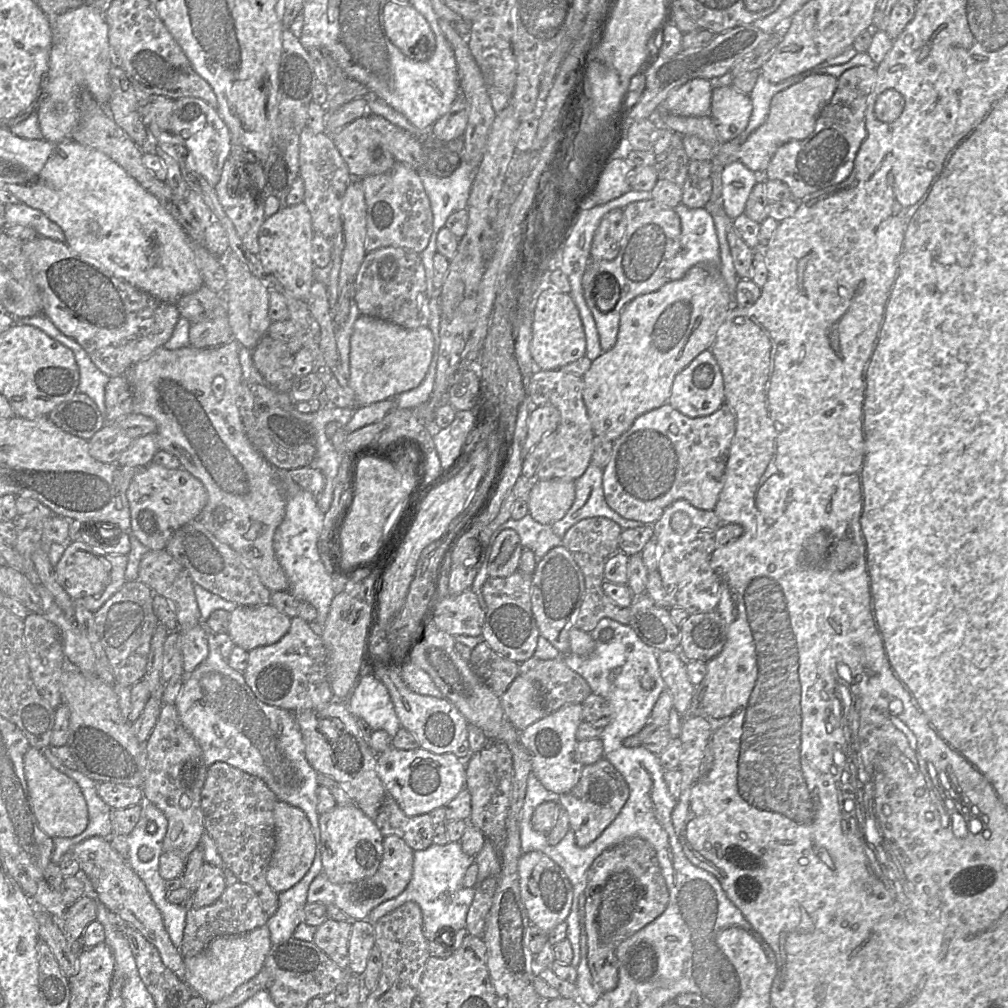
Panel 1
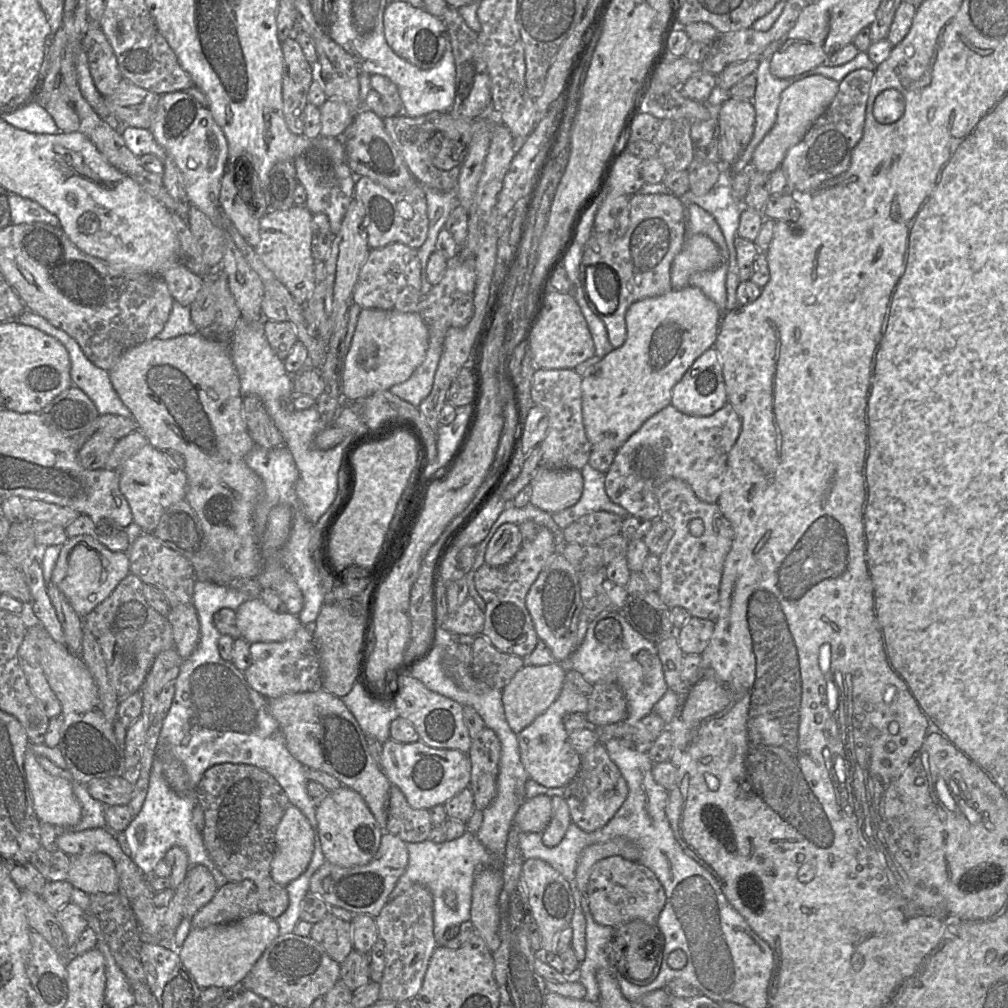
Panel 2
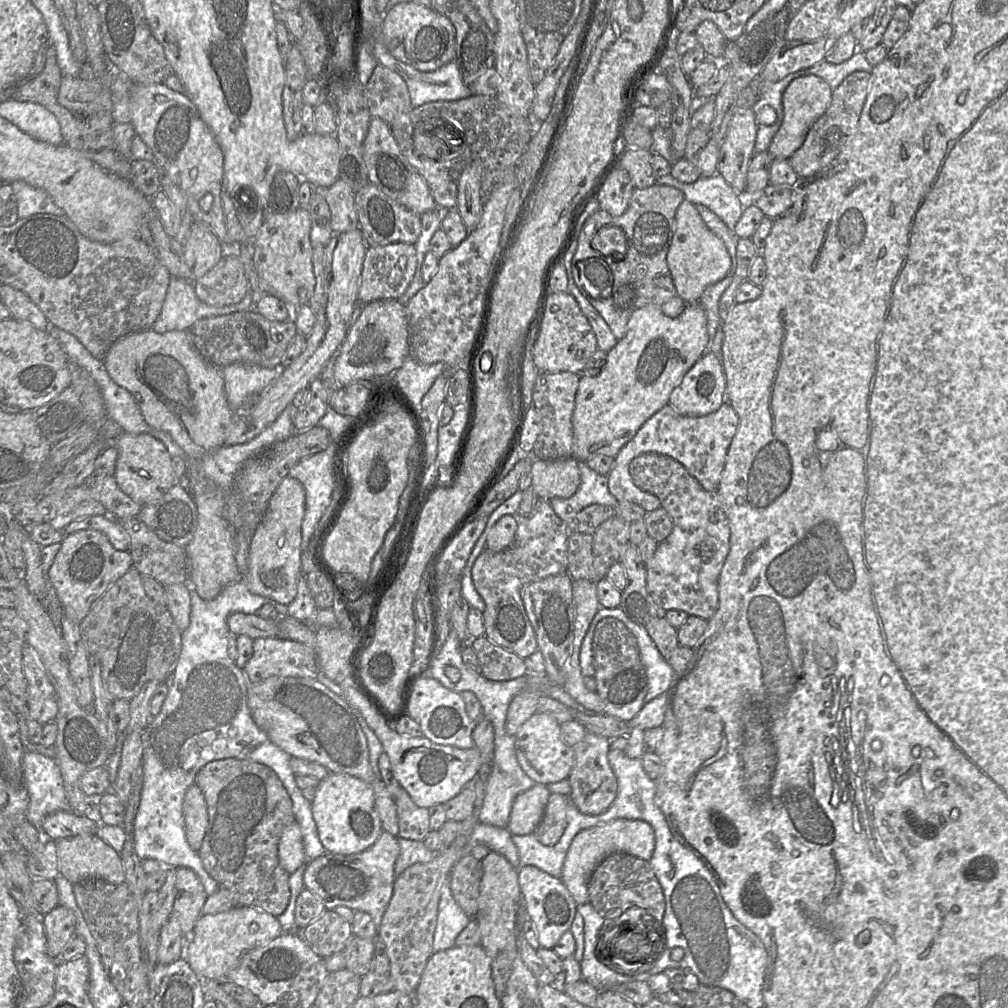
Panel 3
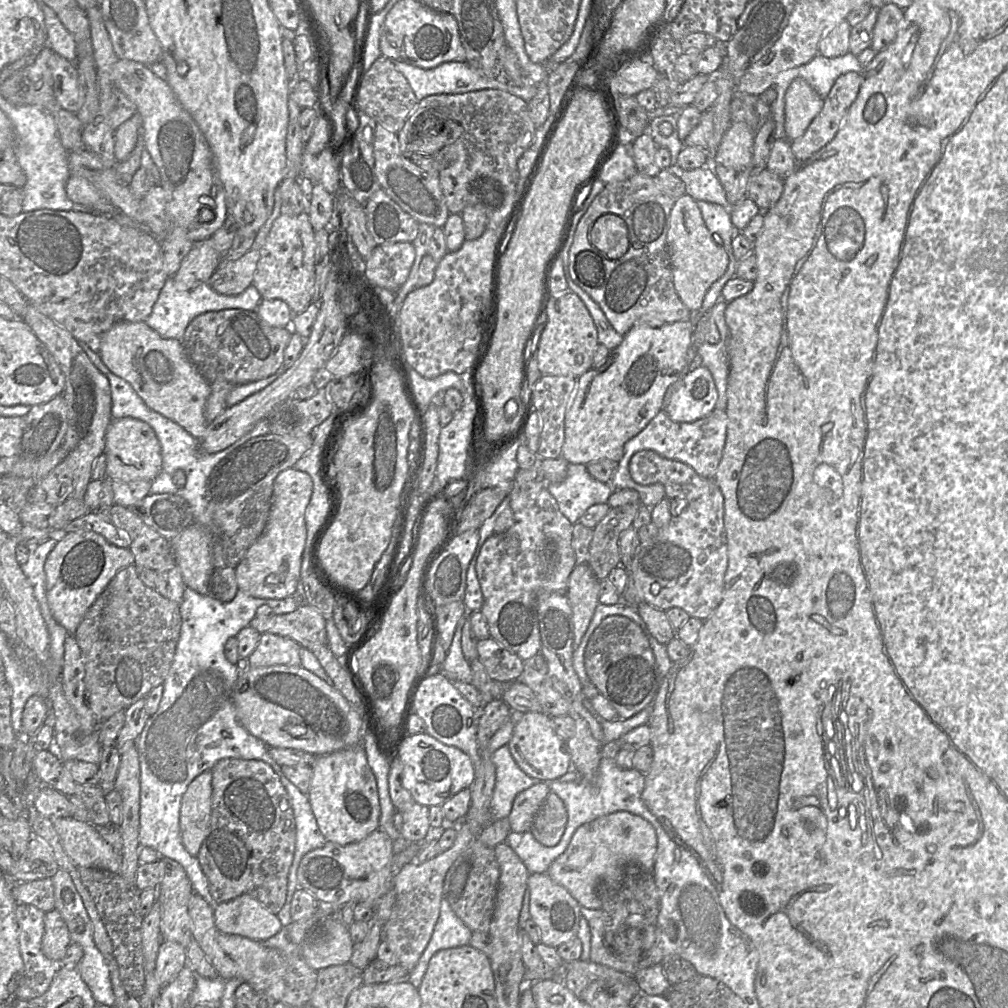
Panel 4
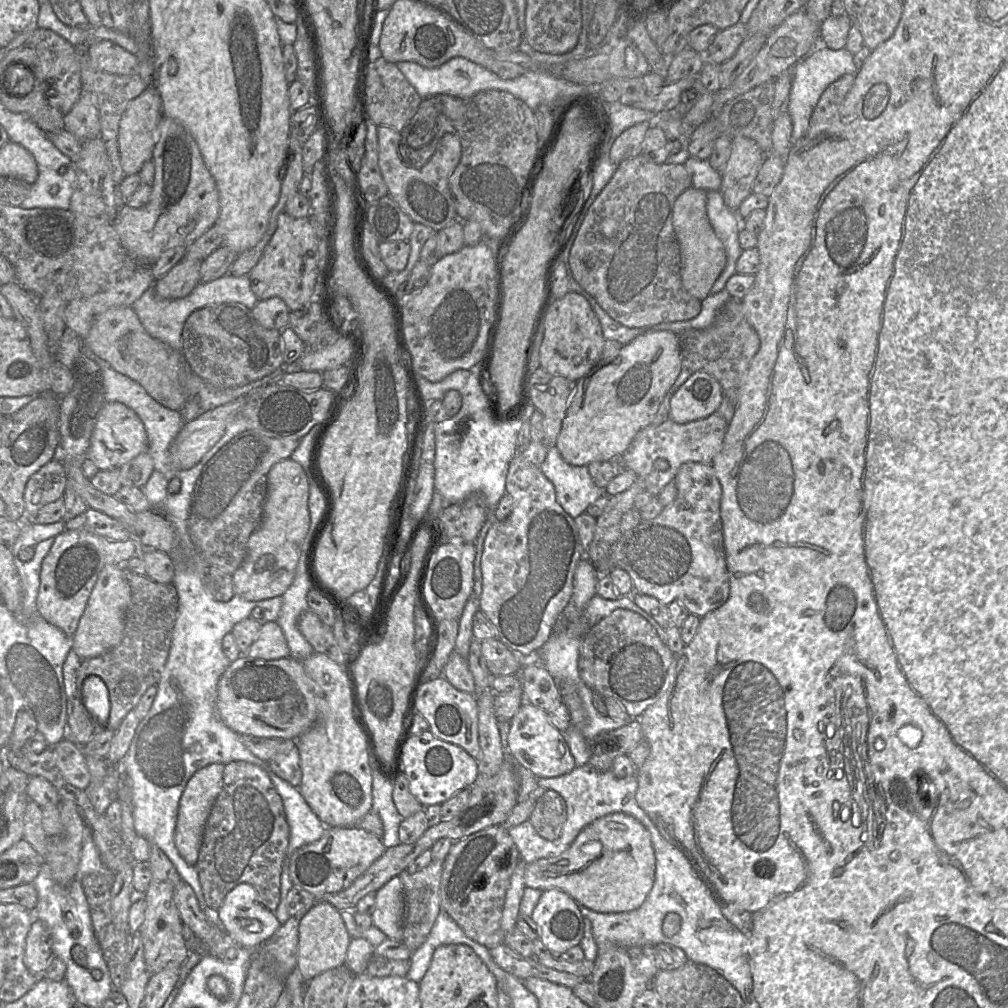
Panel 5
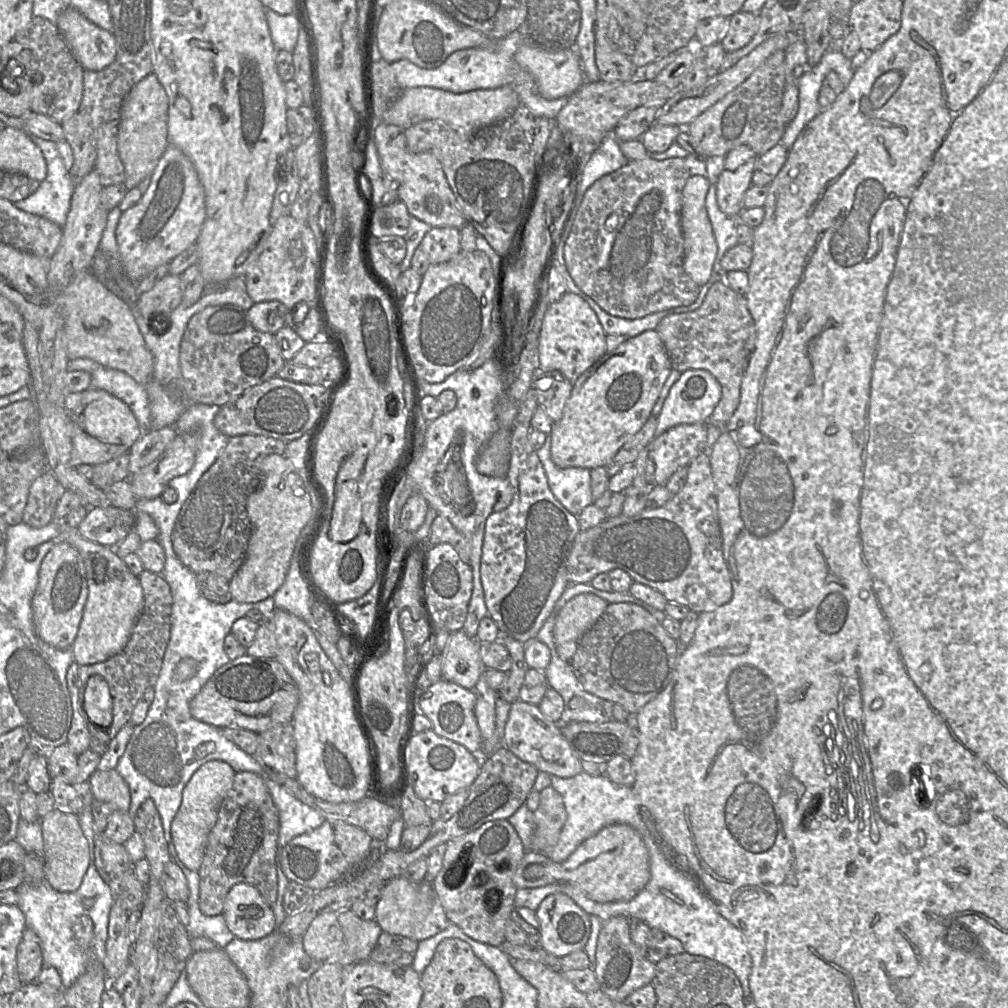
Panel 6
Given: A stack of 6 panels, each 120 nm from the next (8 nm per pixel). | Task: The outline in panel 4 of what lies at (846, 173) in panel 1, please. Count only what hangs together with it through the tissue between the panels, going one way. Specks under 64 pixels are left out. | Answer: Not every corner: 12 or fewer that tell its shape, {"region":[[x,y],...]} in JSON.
{"region":[[861,73],[837,78],[821,111],[790,142],[796,161],[835,137],[859,93]]}

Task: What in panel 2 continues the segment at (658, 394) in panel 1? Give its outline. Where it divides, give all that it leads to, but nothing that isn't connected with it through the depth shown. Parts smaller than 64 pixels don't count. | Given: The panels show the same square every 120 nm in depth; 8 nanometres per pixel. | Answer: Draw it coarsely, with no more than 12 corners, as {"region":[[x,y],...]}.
{"region":[[686,286],[634,302],[582,377],[592,449],[671,404],[723,312]]}

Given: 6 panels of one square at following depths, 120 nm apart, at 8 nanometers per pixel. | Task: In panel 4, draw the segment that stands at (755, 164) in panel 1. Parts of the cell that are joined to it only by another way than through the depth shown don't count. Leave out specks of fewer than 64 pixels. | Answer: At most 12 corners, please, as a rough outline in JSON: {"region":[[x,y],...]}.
{"region":[[803,78],[785,93],[785,138],[801,137],[824,99]]}

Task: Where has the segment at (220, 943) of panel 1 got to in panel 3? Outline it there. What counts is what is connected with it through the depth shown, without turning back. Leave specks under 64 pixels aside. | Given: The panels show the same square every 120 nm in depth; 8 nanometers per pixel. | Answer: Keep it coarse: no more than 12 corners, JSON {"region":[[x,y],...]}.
{"region":[[252,906],[202,915],[184,958],[227,980],[241,957],[283,933]]}

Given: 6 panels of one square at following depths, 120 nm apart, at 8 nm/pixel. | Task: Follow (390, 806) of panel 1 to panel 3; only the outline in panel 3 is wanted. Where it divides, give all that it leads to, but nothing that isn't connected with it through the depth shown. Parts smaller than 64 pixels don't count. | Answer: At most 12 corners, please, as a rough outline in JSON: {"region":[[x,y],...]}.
{"region":[[401,786],[394,795],[397,837],[423,841],[431,830],[428,808]]}

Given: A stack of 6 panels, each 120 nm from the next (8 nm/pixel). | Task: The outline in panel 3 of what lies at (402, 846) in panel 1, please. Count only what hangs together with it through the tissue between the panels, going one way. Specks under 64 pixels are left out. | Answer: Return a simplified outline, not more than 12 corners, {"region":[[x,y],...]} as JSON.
{"region":[[397,837],[360,853],[326,851],[304,887],[328,910],[369,913],[378,928],[393,893]]}

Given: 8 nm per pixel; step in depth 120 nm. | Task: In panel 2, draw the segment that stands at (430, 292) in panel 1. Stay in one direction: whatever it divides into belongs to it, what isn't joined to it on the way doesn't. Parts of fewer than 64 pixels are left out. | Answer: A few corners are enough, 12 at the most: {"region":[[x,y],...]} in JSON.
{"region":[[426,189],[428,235],[417,250],[421,298],[429,293],[426,267],[439,232],[459,205],[455,192]]}

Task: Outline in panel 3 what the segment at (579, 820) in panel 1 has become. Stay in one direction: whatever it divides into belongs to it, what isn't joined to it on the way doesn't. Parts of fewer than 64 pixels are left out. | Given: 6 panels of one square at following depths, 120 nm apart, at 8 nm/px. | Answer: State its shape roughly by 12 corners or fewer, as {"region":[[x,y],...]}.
{"region":[[587,732],[573,747],[570,801],[605,812],[617,795],[610,739]]}

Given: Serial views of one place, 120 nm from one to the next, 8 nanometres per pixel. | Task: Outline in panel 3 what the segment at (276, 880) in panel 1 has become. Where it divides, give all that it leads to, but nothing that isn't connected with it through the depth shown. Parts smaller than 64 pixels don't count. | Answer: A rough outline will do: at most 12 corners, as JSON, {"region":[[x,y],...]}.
{"region":[[296,821],[280,836],[278,859],[292,874],[304,862],[302,833]]}

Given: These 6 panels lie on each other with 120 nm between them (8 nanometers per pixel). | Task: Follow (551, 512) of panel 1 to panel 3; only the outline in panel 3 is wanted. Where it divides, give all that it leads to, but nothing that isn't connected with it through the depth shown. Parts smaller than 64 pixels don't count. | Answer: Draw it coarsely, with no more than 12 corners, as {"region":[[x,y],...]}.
{"region":[[574,457],[532,459],[540,499],[570,498],[580,485]]}

